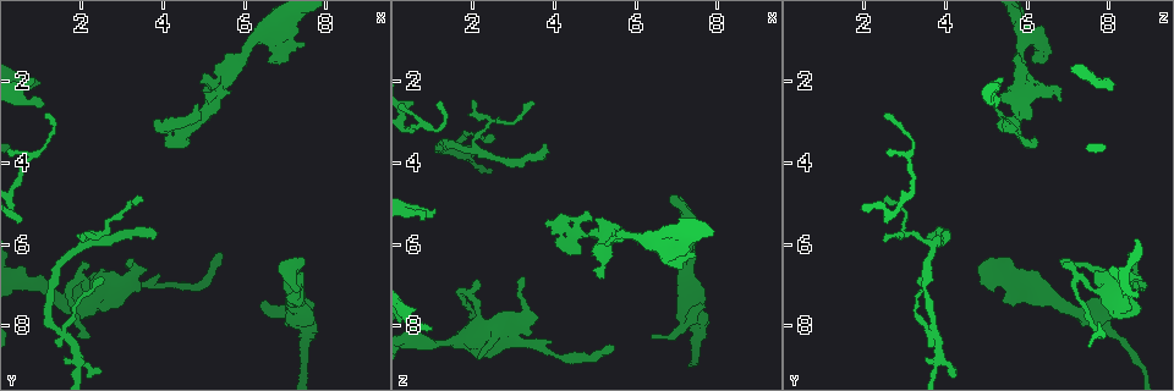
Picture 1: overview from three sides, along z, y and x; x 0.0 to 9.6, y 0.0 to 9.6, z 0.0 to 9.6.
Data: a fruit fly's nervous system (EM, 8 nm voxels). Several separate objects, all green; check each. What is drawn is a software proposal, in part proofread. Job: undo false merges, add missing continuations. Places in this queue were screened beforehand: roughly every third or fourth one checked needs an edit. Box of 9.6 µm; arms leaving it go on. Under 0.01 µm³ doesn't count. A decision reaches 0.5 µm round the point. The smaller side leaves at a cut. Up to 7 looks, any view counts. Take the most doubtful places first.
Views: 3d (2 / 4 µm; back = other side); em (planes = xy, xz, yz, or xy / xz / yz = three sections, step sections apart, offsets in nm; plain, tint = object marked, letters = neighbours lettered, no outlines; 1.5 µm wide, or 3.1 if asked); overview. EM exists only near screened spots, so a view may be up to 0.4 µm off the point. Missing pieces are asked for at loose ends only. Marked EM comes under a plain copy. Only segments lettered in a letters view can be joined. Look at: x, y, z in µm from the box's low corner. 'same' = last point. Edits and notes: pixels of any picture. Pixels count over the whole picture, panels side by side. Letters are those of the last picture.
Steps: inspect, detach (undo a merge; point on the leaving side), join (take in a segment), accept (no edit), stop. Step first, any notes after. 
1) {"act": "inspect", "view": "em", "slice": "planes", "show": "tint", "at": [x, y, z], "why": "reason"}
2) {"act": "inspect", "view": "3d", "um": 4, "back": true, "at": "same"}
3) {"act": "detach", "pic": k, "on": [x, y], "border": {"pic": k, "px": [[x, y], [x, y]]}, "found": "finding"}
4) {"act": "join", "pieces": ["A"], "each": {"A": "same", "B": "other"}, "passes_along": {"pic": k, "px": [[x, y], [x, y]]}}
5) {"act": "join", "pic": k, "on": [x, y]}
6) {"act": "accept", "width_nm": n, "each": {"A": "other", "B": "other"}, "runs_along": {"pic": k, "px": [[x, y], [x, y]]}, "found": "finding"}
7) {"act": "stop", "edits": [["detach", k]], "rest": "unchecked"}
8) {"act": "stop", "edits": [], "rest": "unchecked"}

{"act": "inspect", "view": "em", "slice": "planes", "show": "letters", "at": [7.40, 1.05, 6.20], "why": "an open end"}

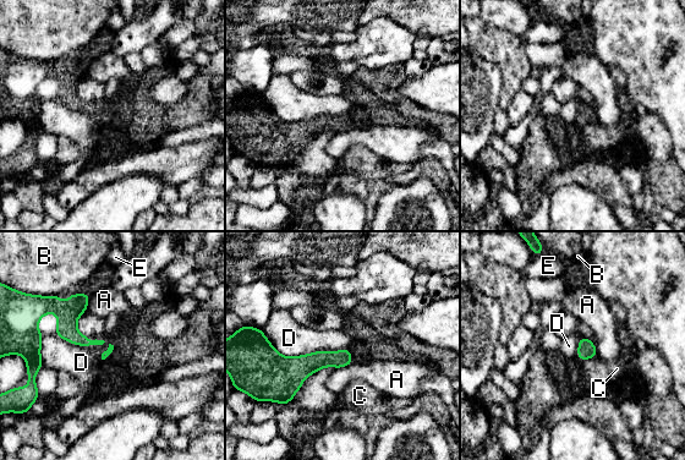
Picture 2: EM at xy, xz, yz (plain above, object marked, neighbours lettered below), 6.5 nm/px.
{"act": "accept", "each": {"A": "other", "B": "other", "C": "other", "D": "other", "E": "other"}, "border": {"pic": 2, "px": [[261, 329], [286, 356], [346, 349]]}, "found": "none of them fits"}

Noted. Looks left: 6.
{"act": "inspect", "view": "em", "slice": "planes", "show": "letters", "at": [3.15, 6.80, 7.85], "why": "sharp bend"}

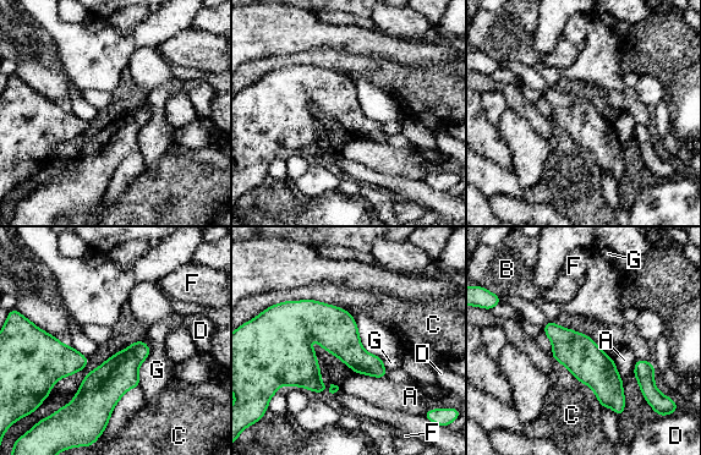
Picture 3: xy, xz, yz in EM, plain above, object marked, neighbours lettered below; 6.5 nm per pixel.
{"act": "accept", "width_nm": 240, "each": {"A": "other", "B": "other", "C": "other", "D": "other", "F": "other", "G": "other"}, "border": {"pic": 3, "px": [[269, 306], [317, 300], [350, 313]]}, "found": "continuous, no second neuron"}

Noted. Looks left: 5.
{"act": "inspect", "view": "3d", "um": 4, "at": [2.55, 9.20, 4.20]}

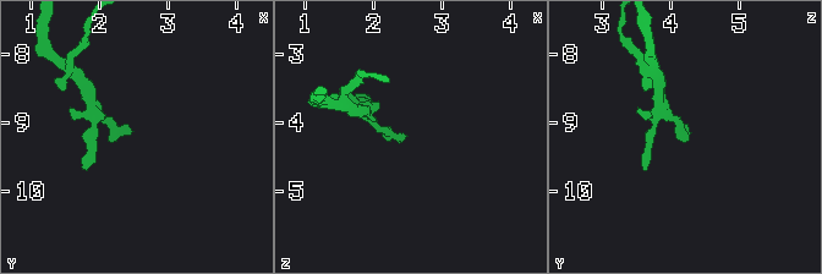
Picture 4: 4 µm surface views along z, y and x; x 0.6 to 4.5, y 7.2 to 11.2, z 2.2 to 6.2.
{"act": "inspect", "view": "em", "slice": "planes", "show": "letters", "at": [2.50, 9.10, 4.20], "why": "shape alone is not enough"}

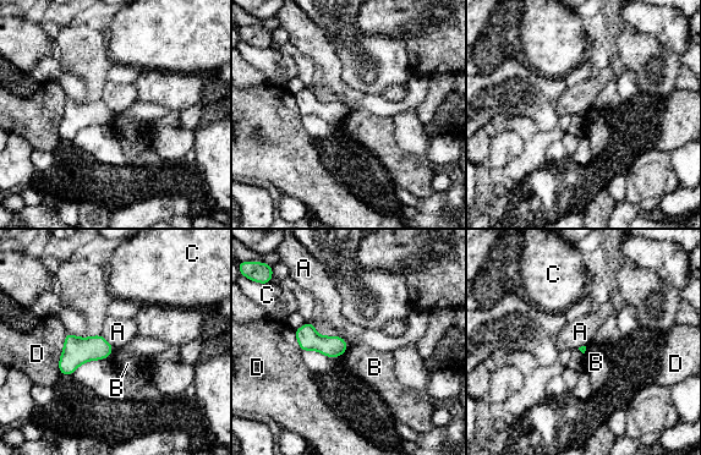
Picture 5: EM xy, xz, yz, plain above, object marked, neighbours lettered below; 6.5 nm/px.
{"act": "accept", "each": {"A": "other", "B": "other", "C": "other", "D": "other"}, "border": {"pic": 5, "px": [[99, 334], [115, 349]]}, "found": "no lettered segment goes on from it"}

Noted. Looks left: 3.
{"act": "stop", "edits": [], "rest": "unchecked"}

